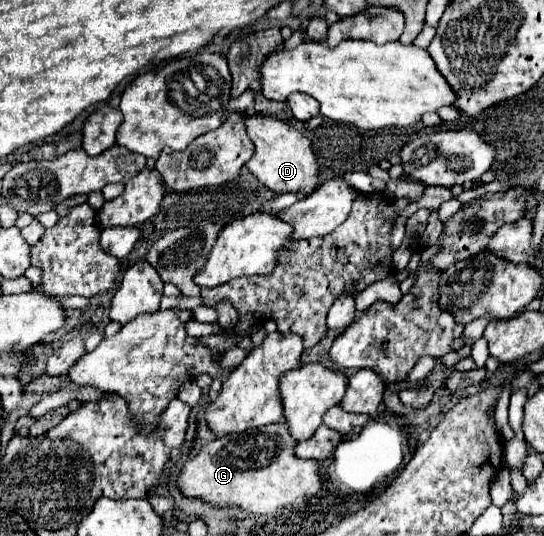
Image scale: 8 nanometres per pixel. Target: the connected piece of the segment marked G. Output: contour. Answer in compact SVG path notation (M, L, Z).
M281 423L277 425L263 425L249 429L245 433L233 433L223 435L207 443L193 459L189 459L177 477L177 489L191 499L201 499L205 503L211 503L217 509L225 507L237 507L251 515L269 515L277 511L279 507L293 503L299 497L313 497L319 493L323 485L323 477L319 473L319 463L313 459L295 459L293 455L295 441L291 435L287 435L287 427Z

